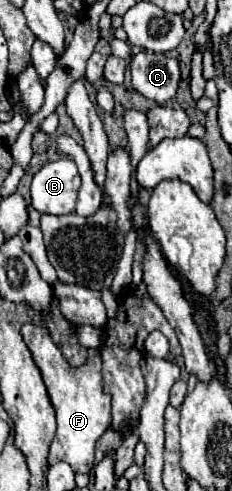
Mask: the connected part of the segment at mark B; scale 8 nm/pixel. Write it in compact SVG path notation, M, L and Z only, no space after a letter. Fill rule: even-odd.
M70 158L42 166L32 178L32 206L42 214L70 214L80 188L78 168Z

